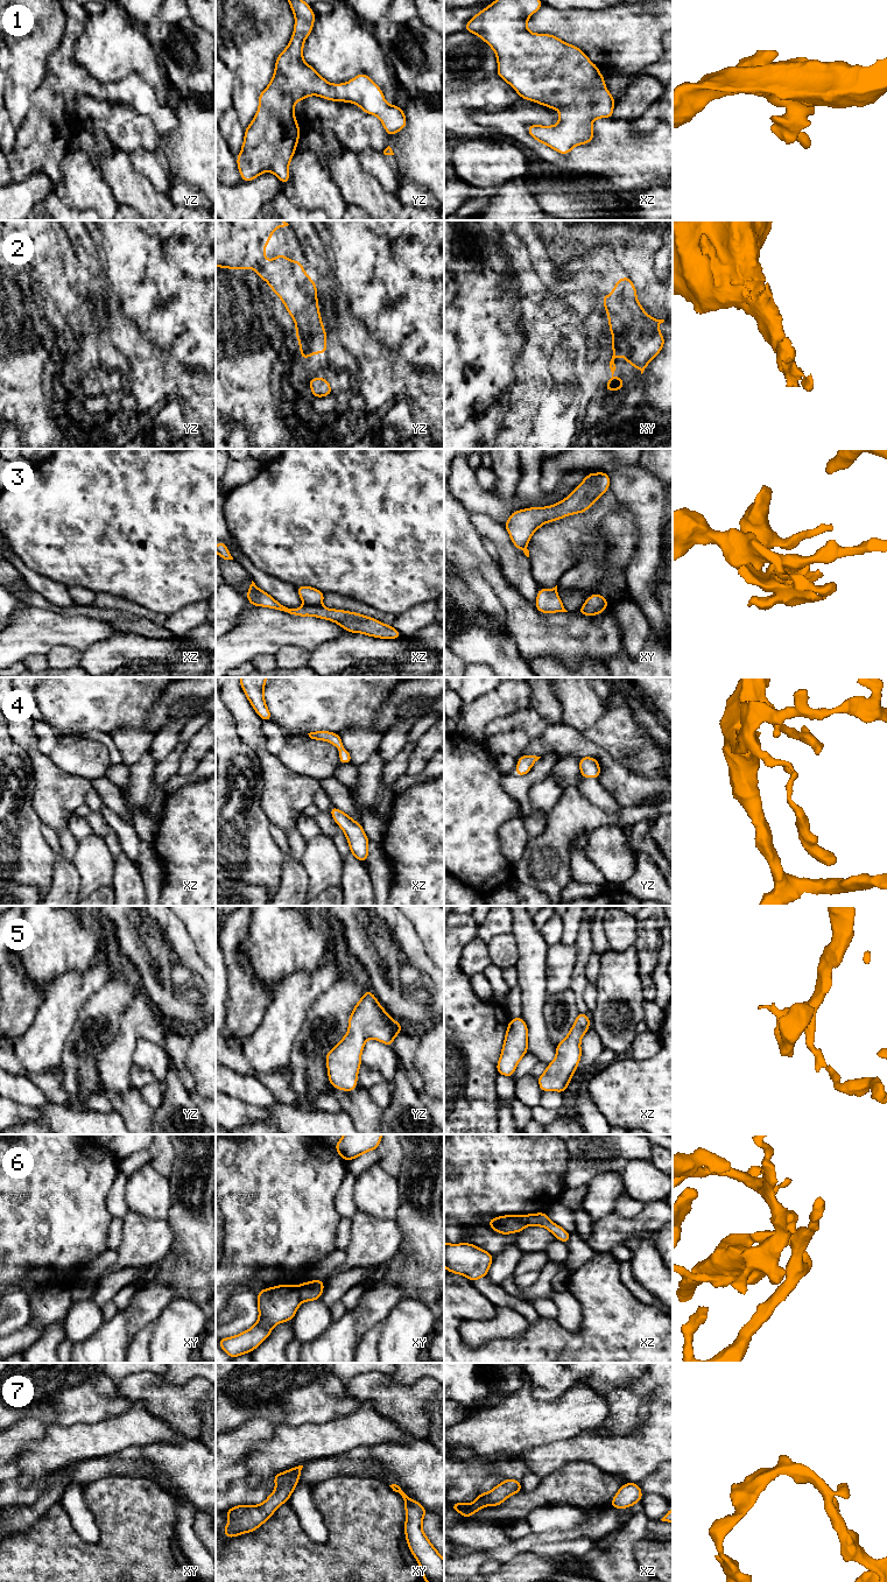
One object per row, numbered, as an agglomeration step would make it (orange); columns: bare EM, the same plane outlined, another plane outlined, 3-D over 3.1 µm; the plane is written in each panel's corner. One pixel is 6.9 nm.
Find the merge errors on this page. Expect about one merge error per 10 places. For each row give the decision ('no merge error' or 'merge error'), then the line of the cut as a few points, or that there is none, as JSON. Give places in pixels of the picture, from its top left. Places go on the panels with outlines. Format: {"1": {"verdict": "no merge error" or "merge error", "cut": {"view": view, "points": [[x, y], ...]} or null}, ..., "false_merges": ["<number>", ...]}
{"1": {"verdict": "no merge error", "cut": null}, "2": {"verdict": "no merge error", "cut": null}, "3": {"verdict": "no merge error", "cut": null}, "4": {"verdict": "no merge error", "cut": null}, "5": {"verdict": "no merge error", "cut": null}, "6": {"verdict": "merge error", "cut": {"view": "xy", "points": [[297, 1286], [302, 1301]]}}, "7": {"verdict": "no merge error", "cut": null}, "false_merges": ["6"]}

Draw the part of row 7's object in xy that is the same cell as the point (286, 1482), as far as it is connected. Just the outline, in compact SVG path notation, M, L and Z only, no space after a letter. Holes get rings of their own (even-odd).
M303 1465L291 1468L284 1472L276 1474L273 1479L276 1489L260 1505L238 1505L228 1509L228 1523L223 1534L228 1539L249 1533L259 1528L268 1518L275 1513L277 1507L288 1502L301 1477Z

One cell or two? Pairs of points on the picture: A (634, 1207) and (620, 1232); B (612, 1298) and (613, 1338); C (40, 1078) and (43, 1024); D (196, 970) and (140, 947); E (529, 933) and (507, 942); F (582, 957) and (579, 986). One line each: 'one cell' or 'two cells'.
A: two cells
B: one cell
C: two cells
D: one cell
E: two cells
F: one cell

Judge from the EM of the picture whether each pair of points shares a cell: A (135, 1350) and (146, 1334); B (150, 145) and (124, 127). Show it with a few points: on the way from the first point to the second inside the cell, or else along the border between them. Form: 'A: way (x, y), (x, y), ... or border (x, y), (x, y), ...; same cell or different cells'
A: way (139, 1347), (142, 1337); same cell
B: way (143, 138), (136, 131), (131, 131); same cell

